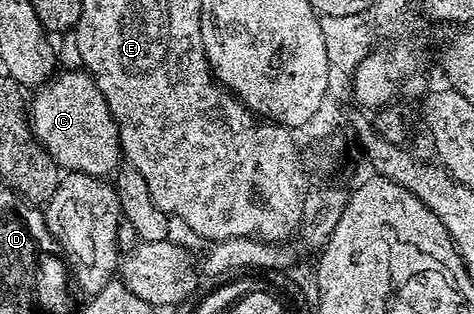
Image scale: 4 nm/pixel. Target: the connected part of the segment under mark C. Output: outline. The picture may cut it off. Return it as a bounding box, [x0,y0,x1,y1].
[28,69,124,179]

